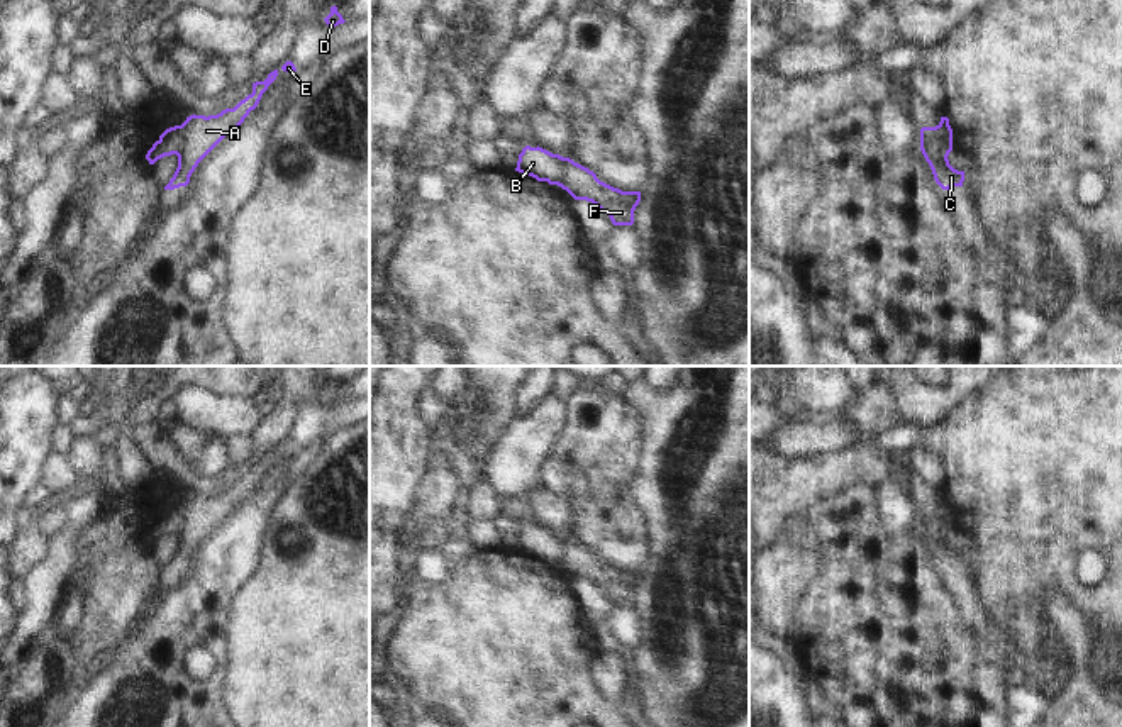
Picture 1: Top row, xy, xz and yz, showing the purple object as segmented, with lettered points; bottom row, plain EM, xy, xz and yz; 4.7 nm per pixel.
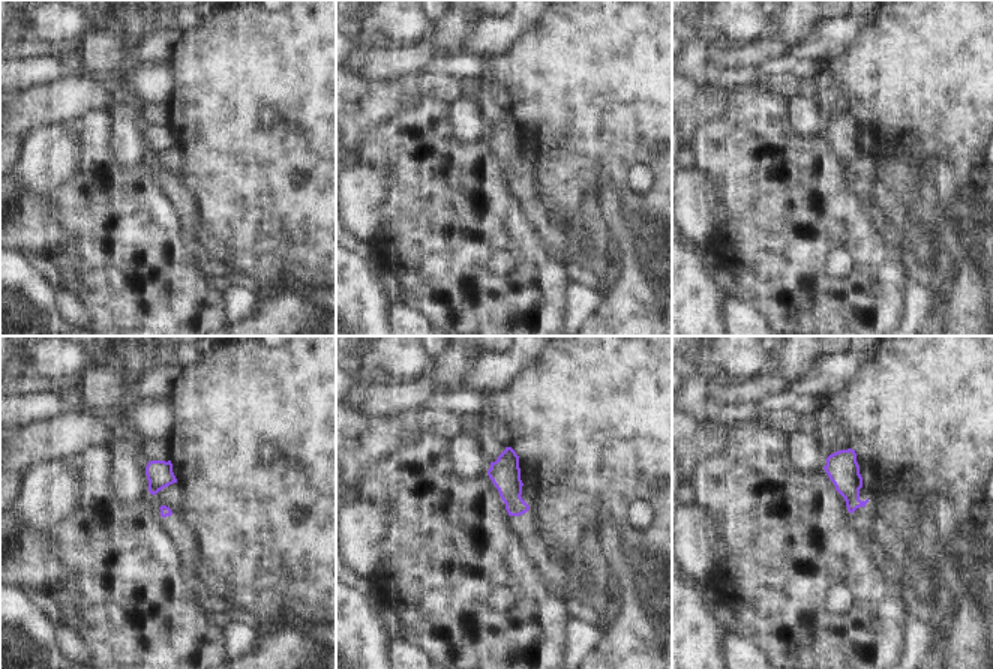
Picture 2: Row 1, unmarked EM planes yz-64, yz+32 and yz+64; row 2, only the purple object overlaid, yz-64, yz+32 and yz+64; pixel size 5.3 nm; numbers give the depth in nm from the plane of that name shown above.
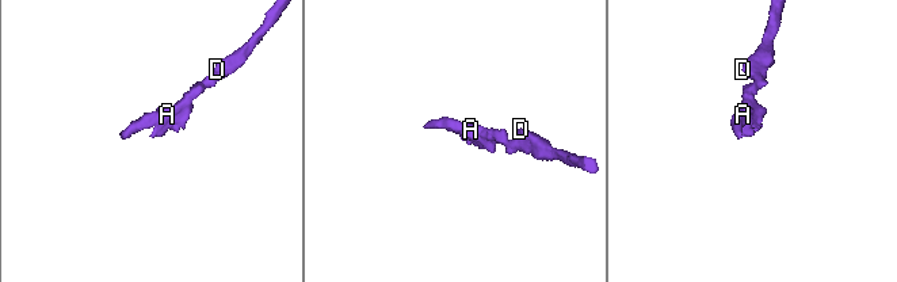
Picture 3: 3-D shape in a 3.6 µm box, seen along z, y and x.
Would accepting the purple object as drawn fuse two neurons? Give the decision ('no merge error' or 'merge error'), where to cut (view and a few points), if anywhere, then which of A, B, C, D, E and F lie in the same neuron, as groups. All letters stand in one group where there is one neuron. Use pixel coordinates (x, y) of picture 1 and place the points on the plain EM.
merge error; cut xy (182, 505), (182, 529), (177, 534); groups A C D E F / B

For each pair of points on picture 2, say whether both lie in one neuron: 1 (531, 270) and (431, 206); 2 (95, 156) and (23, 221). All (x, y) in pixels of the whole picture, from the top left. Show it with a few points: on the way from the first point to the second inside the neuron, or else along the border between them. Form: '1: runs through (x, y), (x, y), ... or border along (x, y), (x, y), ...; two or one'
1: runs through (513, 243), (492, 222), (458, 209); one
2: border along (54, 197), (57, 212), (68, 230); two

